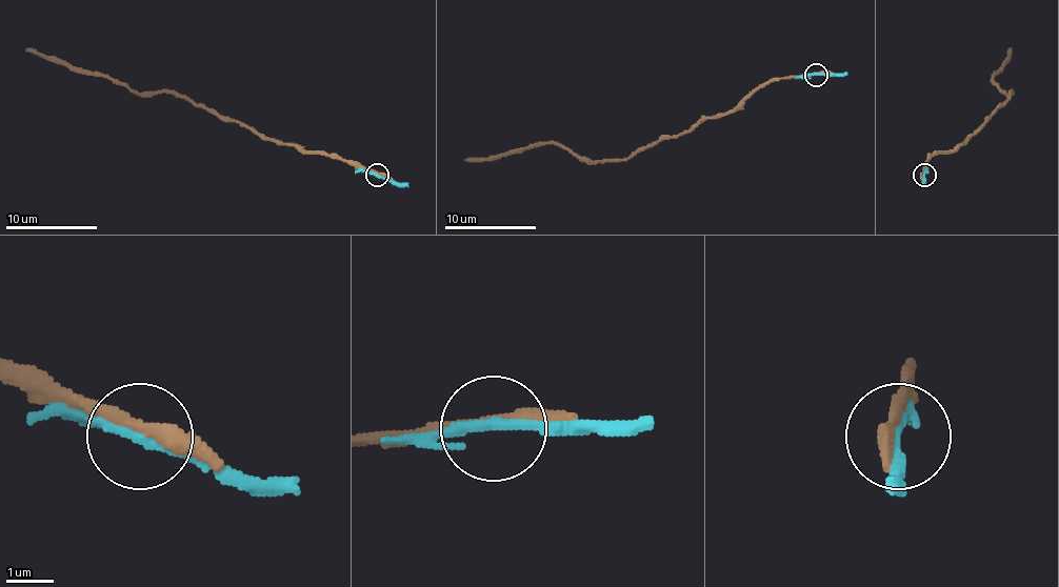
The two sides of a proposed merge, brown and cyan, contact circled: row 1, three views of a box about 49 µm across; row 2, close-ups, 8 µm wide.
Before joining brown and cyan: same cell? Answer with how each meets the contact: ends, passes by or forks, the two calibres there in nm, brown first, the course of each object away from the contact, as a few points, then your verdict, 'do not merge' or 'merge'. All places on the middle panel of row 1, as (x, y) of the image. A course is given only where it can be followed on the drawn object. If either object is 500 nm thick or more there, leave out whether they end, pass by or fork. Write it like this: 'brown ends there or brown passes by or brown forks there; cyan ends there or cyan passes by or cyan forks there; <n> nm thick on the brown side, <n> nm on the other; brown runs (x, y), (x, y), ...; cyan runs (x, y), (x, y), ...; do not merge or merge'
brown passes by; cyan passes by; 280 nm thick on the brown side, 220 nm on the other; brown runs (815, 74), (758, 85), (731, 110), (701, 118), (625, 159), (580, 161), (559, 145), (537, 142), (465, 161); cyan runs (815, 74), (847, 72); do not merge

